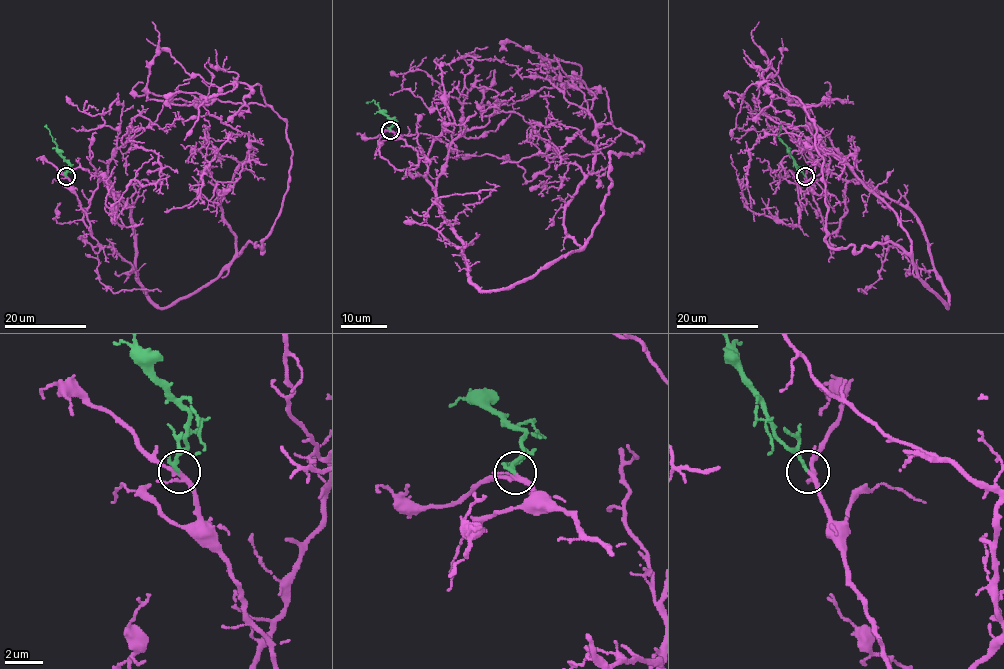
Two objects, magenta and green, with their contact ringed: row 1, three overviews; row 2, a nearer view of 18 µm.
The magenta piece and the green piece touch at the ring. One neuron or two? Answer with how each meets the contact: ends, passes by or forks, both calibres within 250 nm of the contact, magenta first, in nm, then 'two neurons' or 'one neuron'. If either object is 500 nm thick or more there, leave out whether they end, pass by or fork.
magenta forks; green passes by; calibres 200 and 160 nm; one neuron

